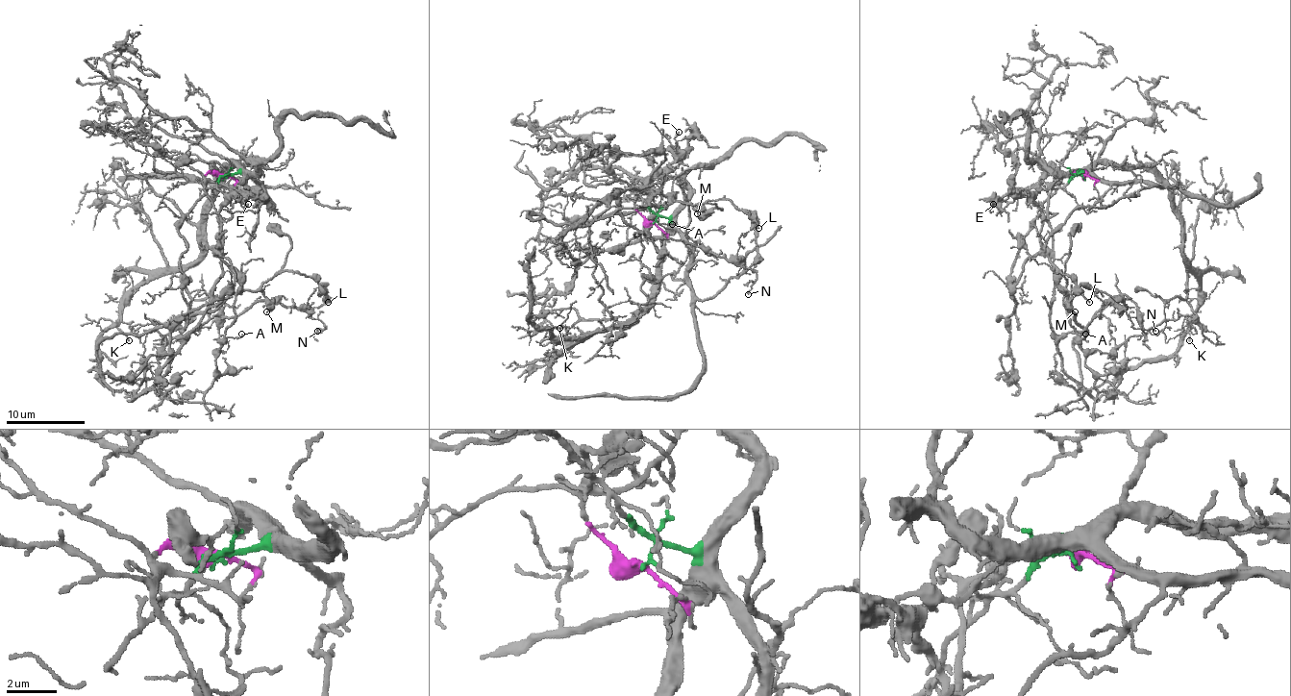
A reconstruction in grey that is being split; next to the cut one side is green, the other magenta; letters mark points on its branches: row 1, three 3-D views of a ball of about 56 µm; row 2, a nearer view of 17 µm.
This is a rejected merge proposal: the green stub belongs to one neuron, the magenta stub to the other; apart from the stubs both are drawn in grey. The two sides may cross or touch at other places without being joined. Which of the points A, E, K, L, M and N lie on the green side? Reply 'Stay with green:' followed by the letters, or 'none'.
Stay with green: K

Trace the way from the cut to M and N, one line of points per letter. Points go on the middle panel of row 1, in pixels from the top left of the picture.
M: (653, 221), (635, 208), (635, 186), (647, 186), (653, 192), (667, 194), (675, 202), (699, 210), (696, 213)
N: (653, 221), (635, 208), (635, 186), (699, 206), (730, 200), (752, 221), (757, 255), (748, 294)

